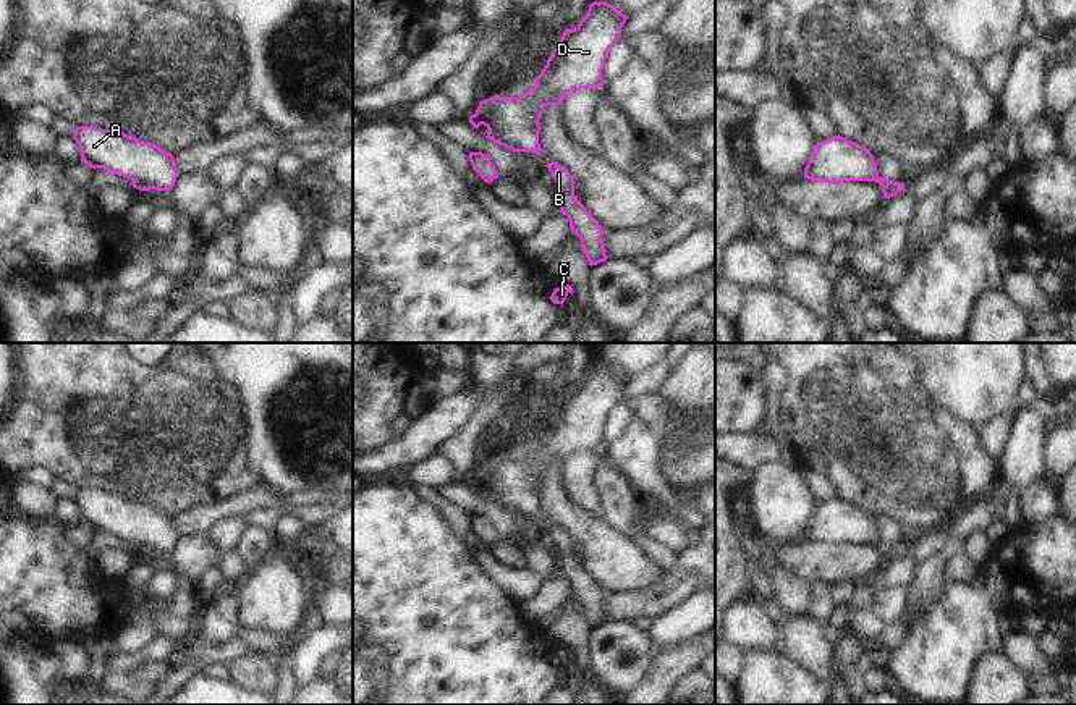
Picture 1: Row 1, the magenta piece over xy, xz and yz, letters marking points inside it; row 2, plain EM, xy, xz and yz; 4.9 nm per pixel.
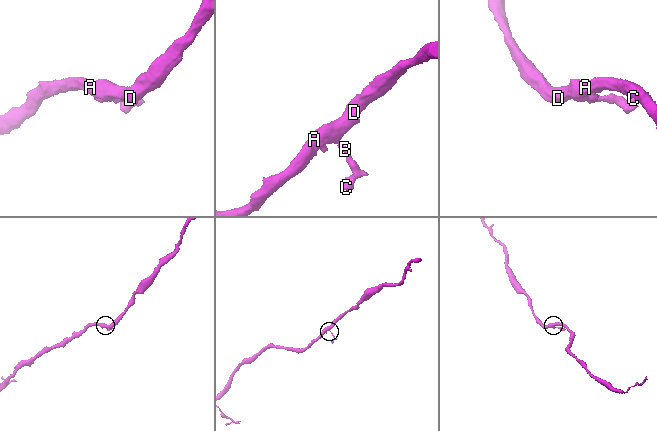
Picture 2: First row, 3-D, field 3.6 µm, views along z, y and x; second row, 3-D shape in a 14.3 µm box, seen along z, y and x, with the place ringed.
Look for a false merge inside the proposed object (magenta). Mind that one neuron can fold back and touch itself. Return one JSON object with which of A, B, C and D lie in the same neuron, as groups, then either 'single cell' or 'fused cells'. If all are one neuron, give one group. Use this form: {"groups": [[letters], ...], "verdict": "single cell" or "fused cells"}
{"groups": [["A", "B", "C", "D"]], "verdict": "single cell"}

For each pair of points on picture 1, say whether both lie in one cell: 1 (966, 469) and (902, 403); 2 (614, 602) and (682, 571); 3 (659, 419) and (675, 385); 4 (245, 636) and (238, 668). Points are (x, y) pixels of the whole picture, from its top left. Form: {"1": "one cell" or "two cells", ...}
{"1": "one cell", "2": "one cell", "3": "two cells", "4": "two cells"}

